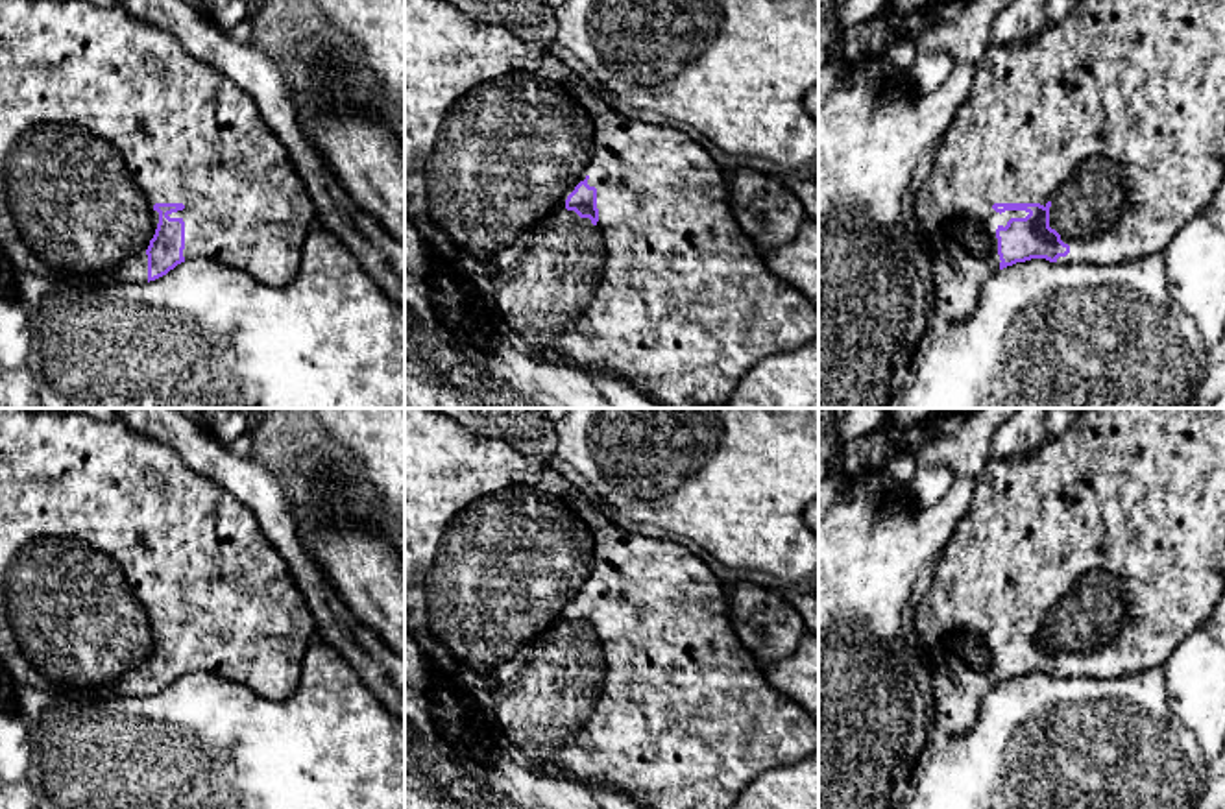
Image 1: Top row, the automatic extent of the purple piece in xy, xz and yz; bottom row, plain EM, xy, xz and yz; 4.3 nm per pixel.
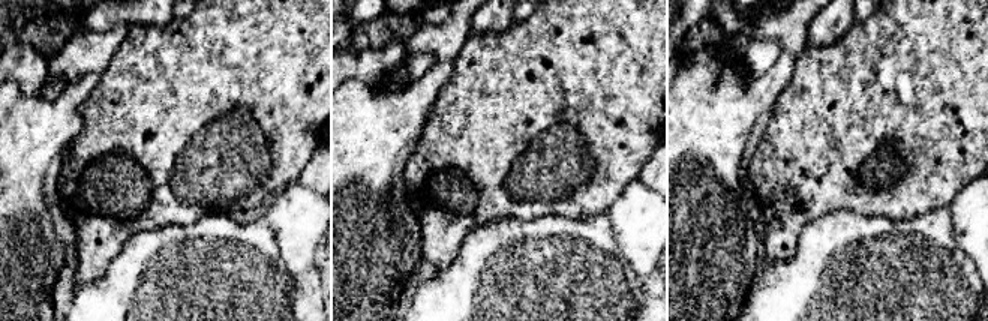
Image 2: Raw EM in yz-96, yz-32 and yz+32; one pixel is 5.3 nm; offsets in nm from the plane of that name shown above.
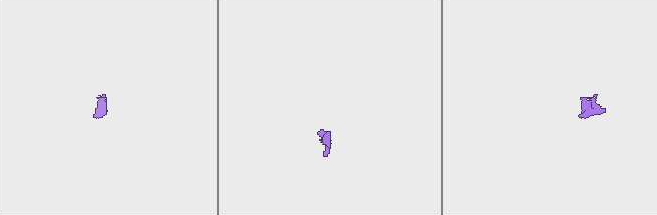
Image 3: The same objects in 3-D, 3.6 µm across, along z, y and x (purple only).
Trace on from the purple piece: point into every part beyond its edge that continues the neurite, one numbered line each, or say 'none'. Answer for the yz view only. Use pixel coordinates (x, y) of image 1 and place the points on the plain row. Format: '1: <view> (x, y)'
1: yz (1116, 529)

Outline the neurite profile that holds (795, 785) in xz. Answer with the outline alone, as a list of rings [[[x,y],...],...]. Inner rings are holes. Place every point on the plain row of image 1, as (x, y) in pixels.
[[[819,746],[794,765],[759,774],[732,809],[819,809]]]

